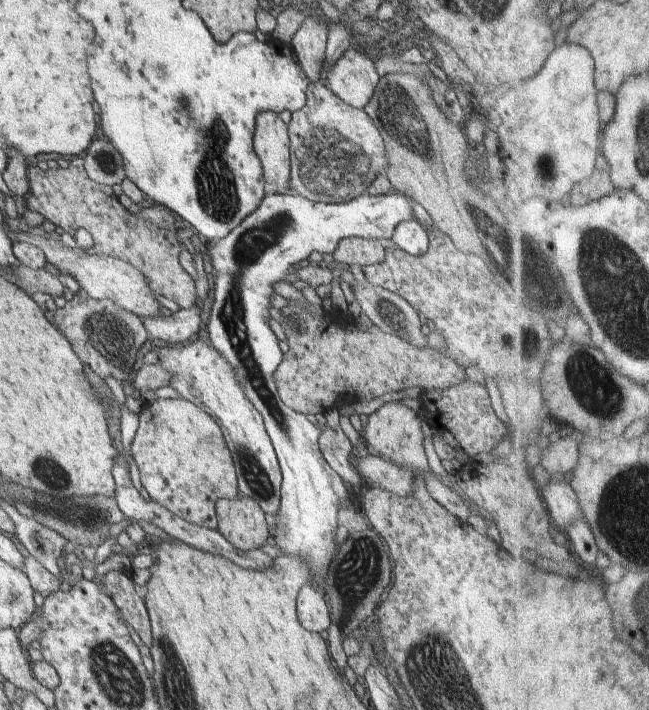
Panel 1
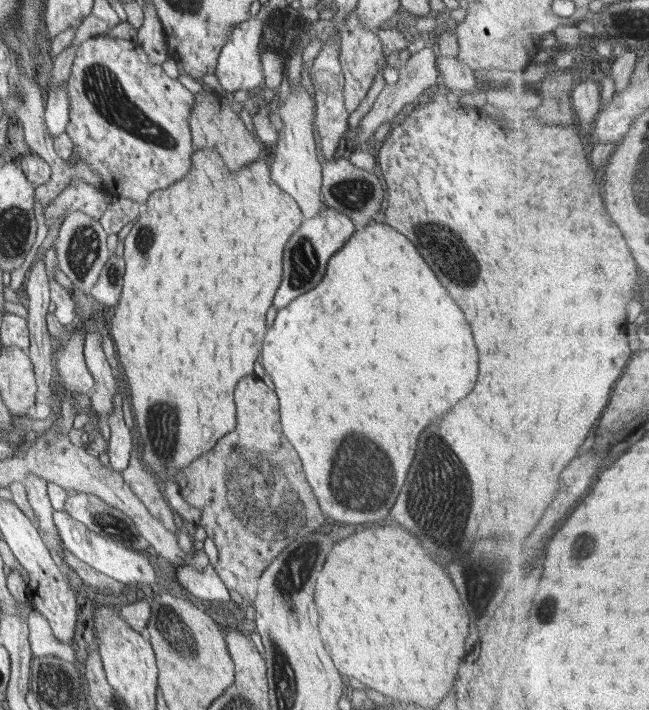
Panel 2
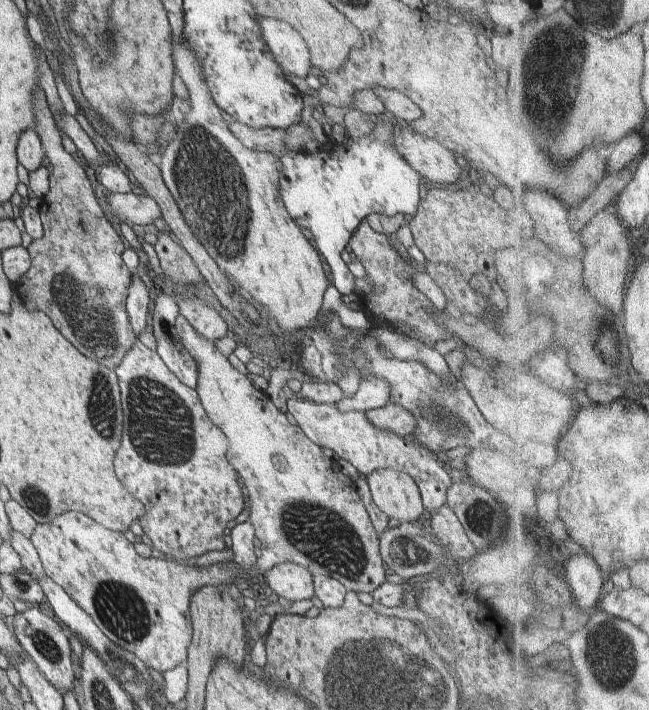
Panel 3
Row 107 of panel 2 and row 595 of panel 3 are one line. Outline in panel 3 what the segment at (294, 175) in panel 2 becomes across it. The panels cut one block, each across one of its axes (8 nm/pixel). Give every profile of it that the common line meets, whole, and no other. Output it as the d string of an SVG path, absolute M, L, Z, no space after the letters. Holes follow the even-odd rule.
M295 562L274 565L268 572L268 586L282 598L292 603L311 600L315 595L313 573Z

